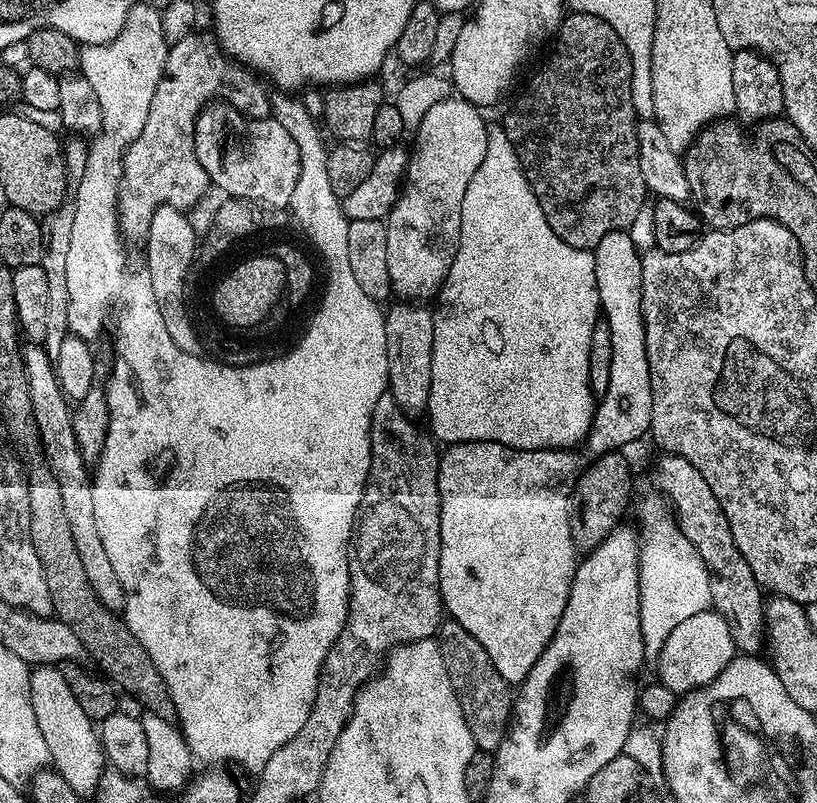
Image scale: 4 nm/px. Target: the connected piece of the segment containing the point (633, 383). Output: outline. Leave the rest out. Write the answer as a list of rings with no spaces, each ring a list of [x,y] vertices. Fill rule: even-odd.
[[[625,229],[618,231],[610,231],[602,238],[600,242],[592,250],[595,258],[595,285],[598,286],[598,296],[600,302],[600,309],[602,318],[607,322],[607,328],[610,330],[610,386],[608,392],[599,397],[598,403],[595,405],[592,413],[592,427],[588,430],[586,437],[587,447],[593,448],[593,453],[600,454],[605,450],[624,450],[627,444],[632,444],[635,440],[640,440],[643,436],[649,435],[652,427],[652,391],[650,390],[650,362],[646,358],[646,332],[645,332],[645,320],[642,314],[642,266],[641,266],[641,253],[636,249],[632,238],[630,238],[628,232]]]

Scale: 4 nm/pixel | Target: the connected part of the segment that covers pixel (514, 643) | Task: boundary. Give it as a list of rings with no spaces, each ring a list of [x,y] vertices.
[[[479,440],[449,444],[440,458],[440,601],[451,619],[457,620],[482,646],[495,654],[496,667],[509,686],[523,684],[542,650],[554,638],[562,610],[570,598],[578,553],[570,538],[568,509],[582,463],[569,449],[518,450],[498,442]]]

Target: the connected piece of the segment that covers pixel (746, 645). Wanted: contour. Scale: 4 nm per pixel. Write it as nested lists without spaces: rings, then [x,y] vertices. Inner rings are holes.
[[[671,454],[661,457],[656,464],[656,484],[674,509],[676,525],[682,530],[682,534],[686,534],[686,538],[690,538],[694,550],[698,550],[706,566],[710,578],[712,608],[722,618],[726,618],[730,634],[741,653],[759,653],[759,648],[766,644],[765,589],[760,587],[758,578],[754,578],[750,562],[742,558],[742,550],[738,550],[738,542],[734,542],[734,534],[730,534],[730,522],[726,522],[724,508],[714,490],[706,486],[706,478],[702,478],[702,474],[698,474],[698,470],[694,470],[694,466],[686,462],[686,458]]]

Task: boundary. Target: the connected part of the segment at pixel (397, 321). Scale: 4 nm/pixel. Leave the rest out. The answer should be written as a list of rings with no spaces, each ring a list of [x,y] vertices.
[[[400,300],[396,303],[398,304],[385,311],[384,318],[388,359],[387,391],[403,412],[423,413],[430,398],[430,358],[434,346],[433,311],[418,302]]]

